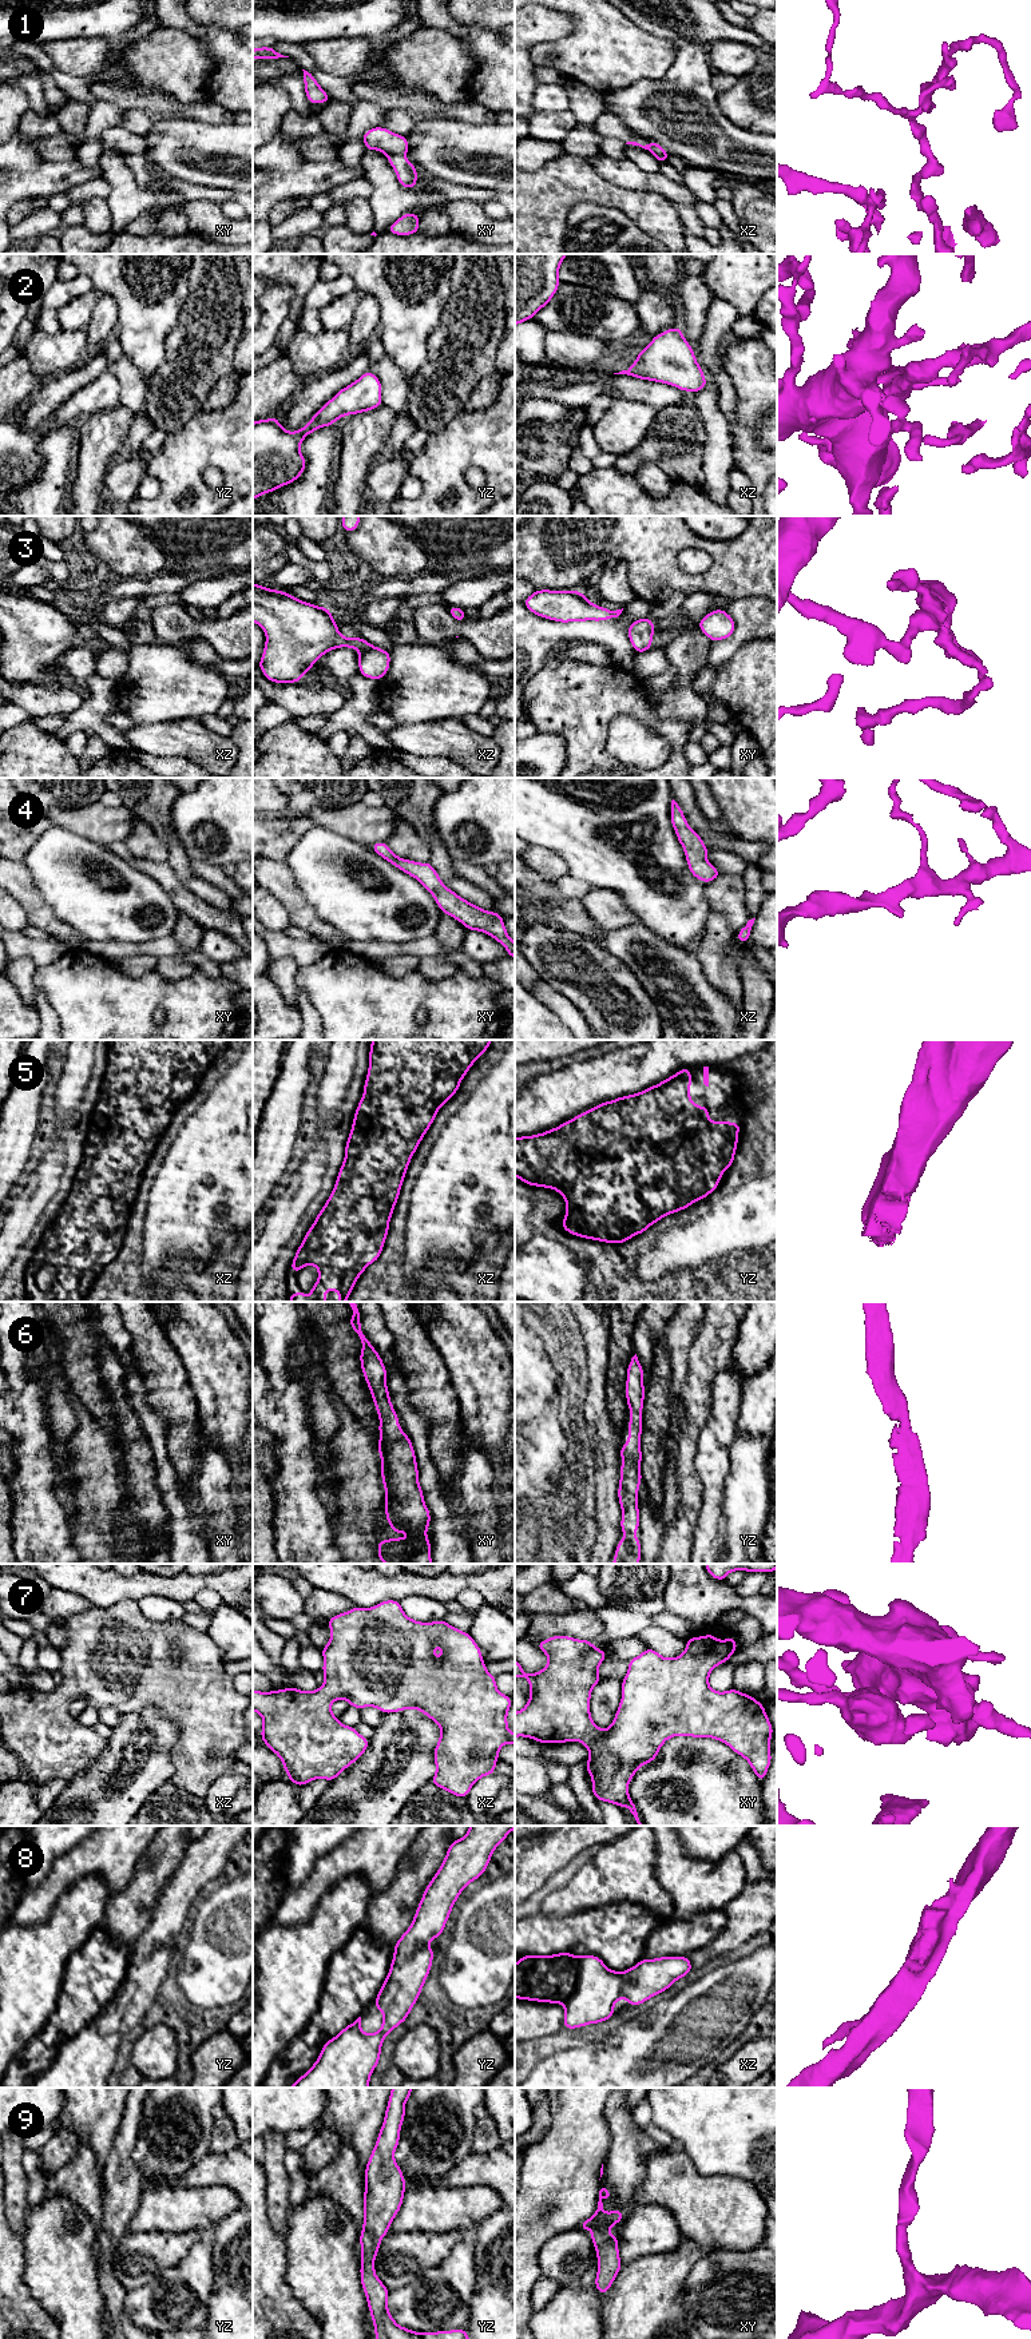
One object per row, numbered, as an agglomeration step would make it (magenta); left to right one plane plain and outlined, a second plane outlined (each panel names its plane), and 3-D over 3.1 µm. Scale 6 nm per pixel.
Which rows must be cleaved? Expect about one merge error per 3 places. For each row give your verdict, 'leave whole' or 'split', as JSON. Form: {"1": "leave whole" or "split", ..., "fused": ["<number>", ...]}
{"1": "split", "2": "leave whole", "3": "leave whole", "4": "leave whole", "5": "leave whole", "6": "leave whole", "7": "leave whole", "8": "leave whole", "9": "leave whole", "fused": ["1"]}

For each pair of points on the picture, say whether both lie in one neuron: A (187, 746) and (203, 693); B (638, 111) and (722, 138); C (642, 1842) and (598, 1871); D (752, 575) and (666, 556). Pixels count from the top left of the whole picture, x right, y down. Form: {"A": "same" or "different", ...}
{"A": "different", "B": "same", "C": "same", "D": "same"}

